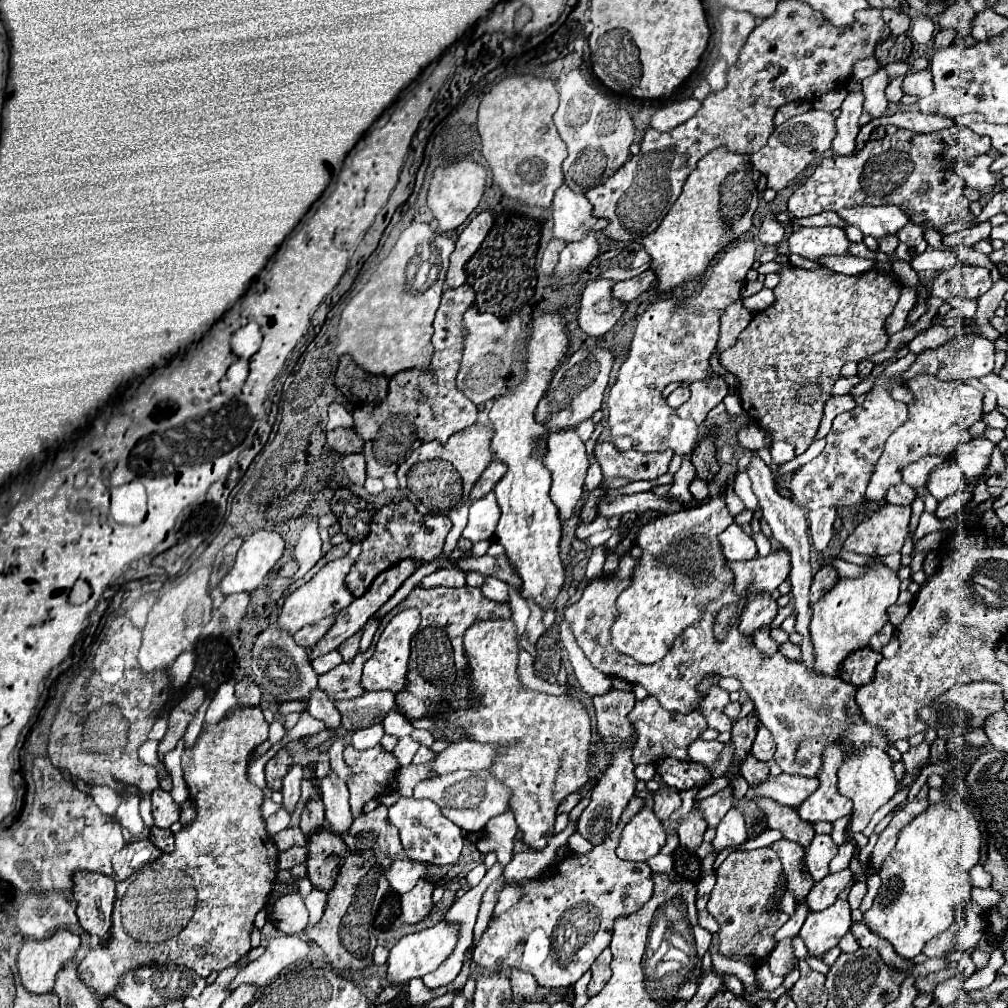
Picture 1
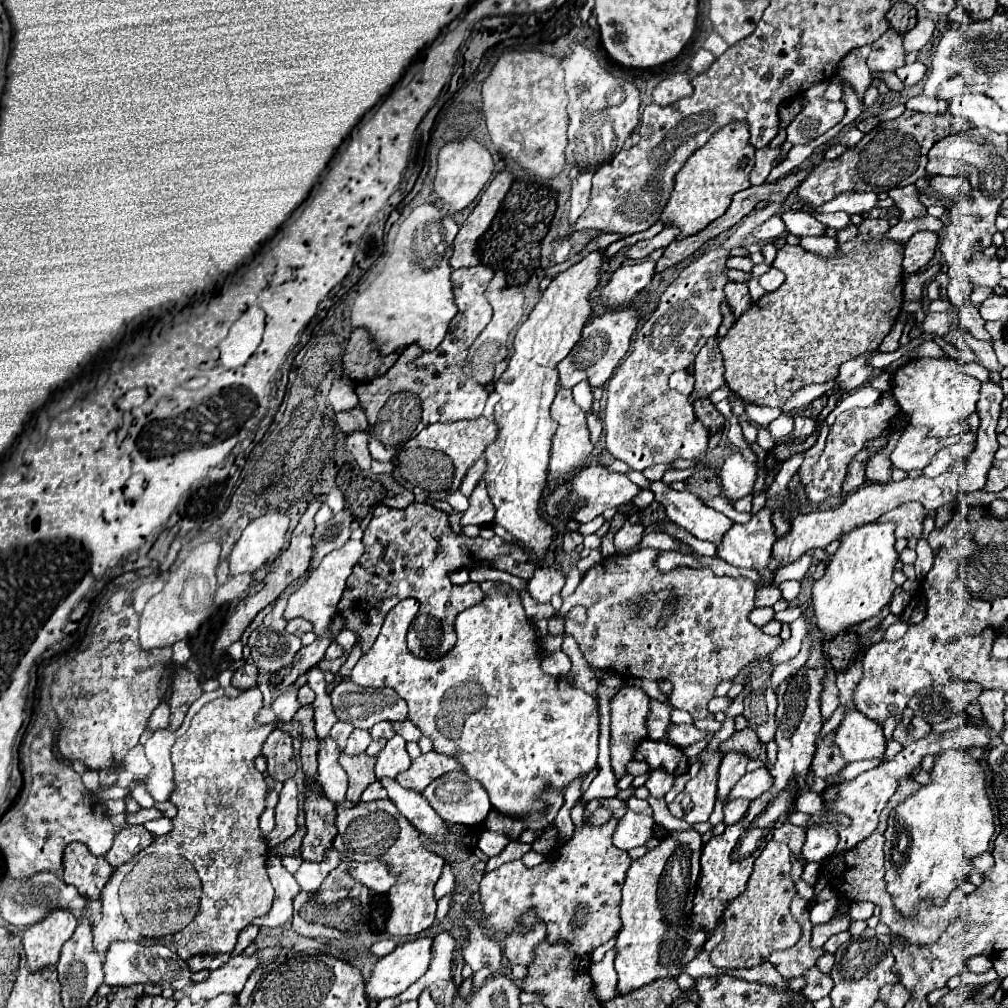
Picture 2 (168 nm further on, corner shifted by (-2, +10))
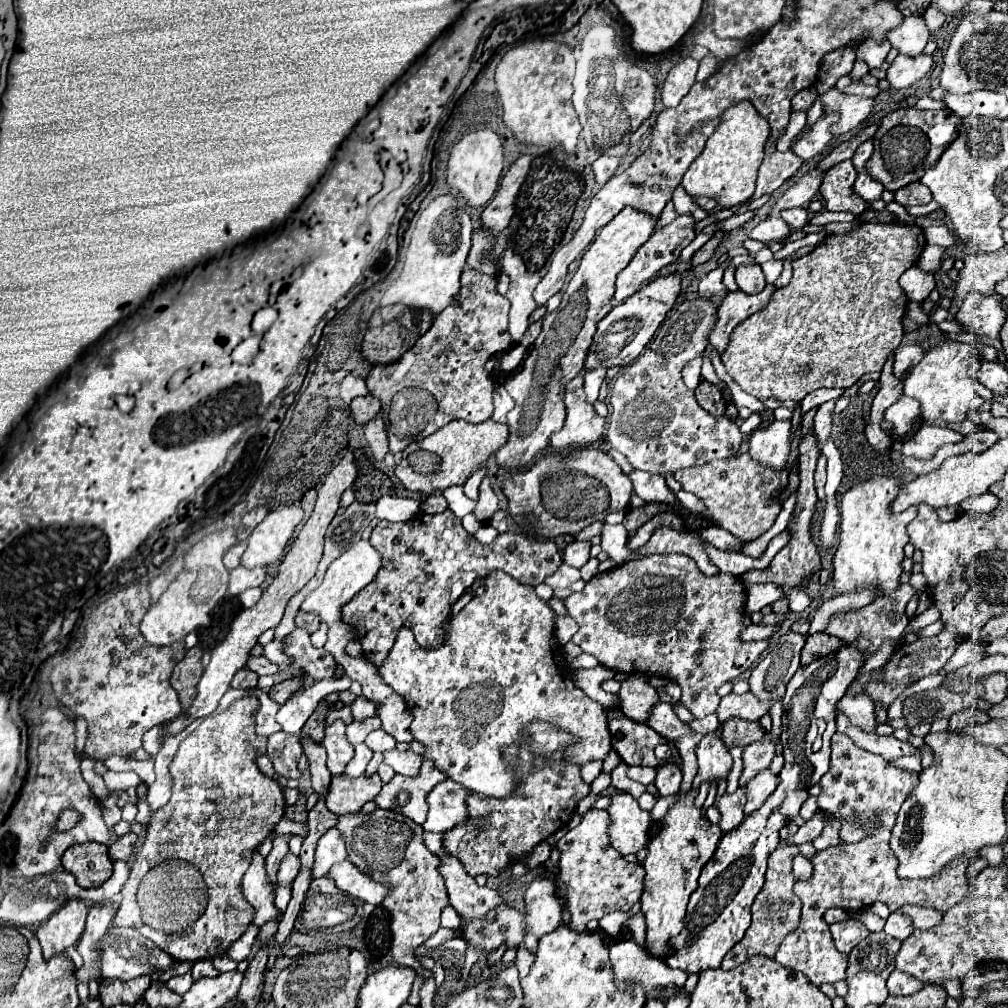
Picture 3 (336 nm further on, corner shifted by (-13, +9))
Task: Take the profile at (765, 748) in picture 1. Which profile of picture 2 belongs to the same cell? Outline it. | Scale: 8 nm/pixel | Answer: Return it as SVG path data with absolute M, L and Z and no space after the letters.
M763 661L759 667L751 671L749 675L751 691L745 697L745 711L743 711L749 727L757 733L761 743L769 743L777 731L777 719L775 719L777 695L769 685L771 669L773 667L767 661Z

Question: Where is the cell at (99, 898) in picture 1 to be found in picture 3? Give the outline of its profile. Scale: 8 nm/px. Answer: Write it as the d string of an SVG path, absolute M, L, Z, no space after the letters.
M98 842L70 846L62 856L62 866L76 876L76 882L82 888L96 888L112 876L112 860L108 850Z

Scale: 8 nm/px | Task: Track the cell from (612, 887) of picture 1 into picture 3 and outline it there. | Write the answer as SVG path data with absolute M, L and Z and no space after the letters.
M588 810L582 822L568 830L558 842L560 876L558 896L564 908L570 910L570 928L584 932L588 920L620 910L620 904L636 904L644 892L644 868L636 862L626 862L608 842L608 814L606 810Z

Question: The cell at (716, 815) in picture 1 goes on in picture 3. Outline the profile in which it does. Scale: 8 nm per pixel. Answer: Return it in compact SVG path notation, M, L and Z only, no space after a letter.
M766 732L762 740L752 742L750 746L744 746L744 770L740 776L740 786L752 778L752 774L766 770L776 756L776 742L772 740L772 734Z

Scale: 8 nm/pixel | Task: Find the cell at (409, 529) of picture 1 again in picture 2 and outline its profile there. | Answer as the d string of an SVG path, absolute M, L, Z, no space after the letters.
M413 501L407 509L377 505L365 529L363 545L365 553L353 567L345 593L339 601L339 613L345 617L347 629L357 631L359 643L363 643L363 653L375 643L380 633L379 627L383 625L389 609L393 609L403 599L414 597L421 603L421 607L411 623L411 633L407 635L409 651L413 655L421 653L421 659L441 659L453 649L457 641L453 627L455 617L461 611L483 601L483 591L477 583L453 585L447 577L449 571L465 565L469 565L469 569L477 565L493 565L495 569L503 569L521 579L529 579L537 569L535 559L527 549L509 545L501 537L487 541L483 537L457 535L447 525L445 511L421 501Z

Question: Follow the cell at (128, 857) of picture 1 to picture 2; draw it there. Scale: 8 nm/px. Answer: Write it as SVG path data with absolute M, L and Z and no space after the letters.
M135 825L135 827L125 827L123 831L117 833L113 847L107 853L107 861L113 867L119 867L123 863L127 863L129 859L133 859L139 851L143 851L145 847L149 847L153 843L153 835L143 827L143 825Z

